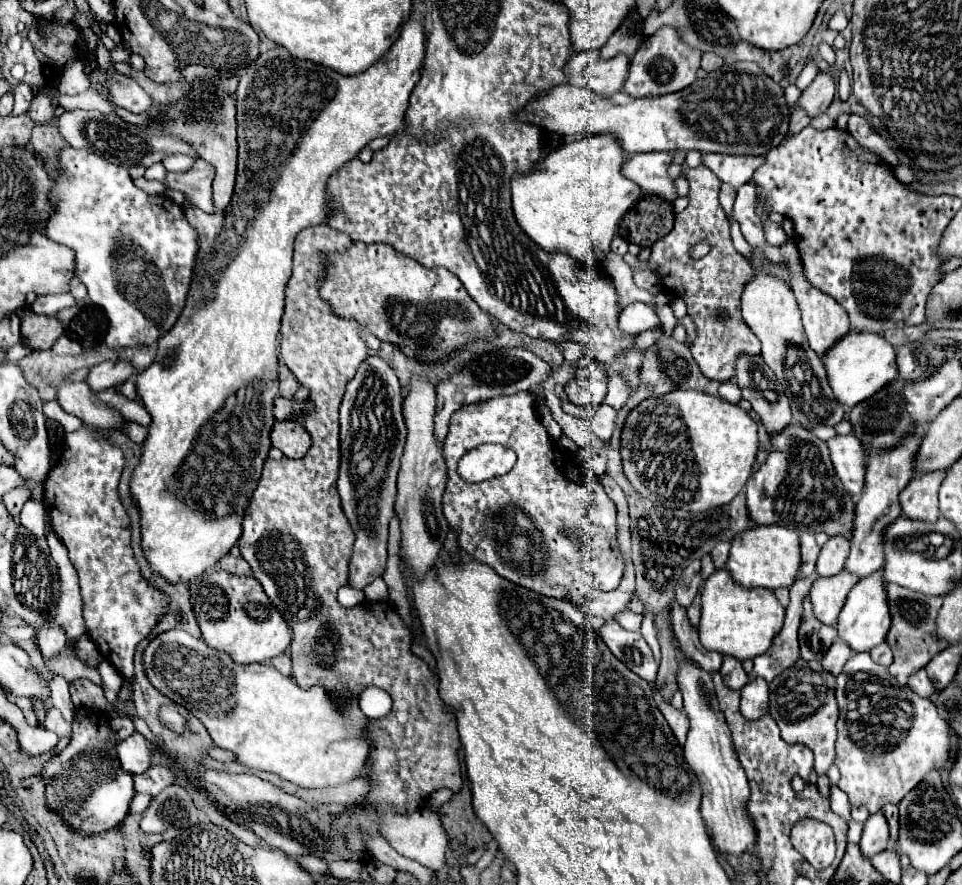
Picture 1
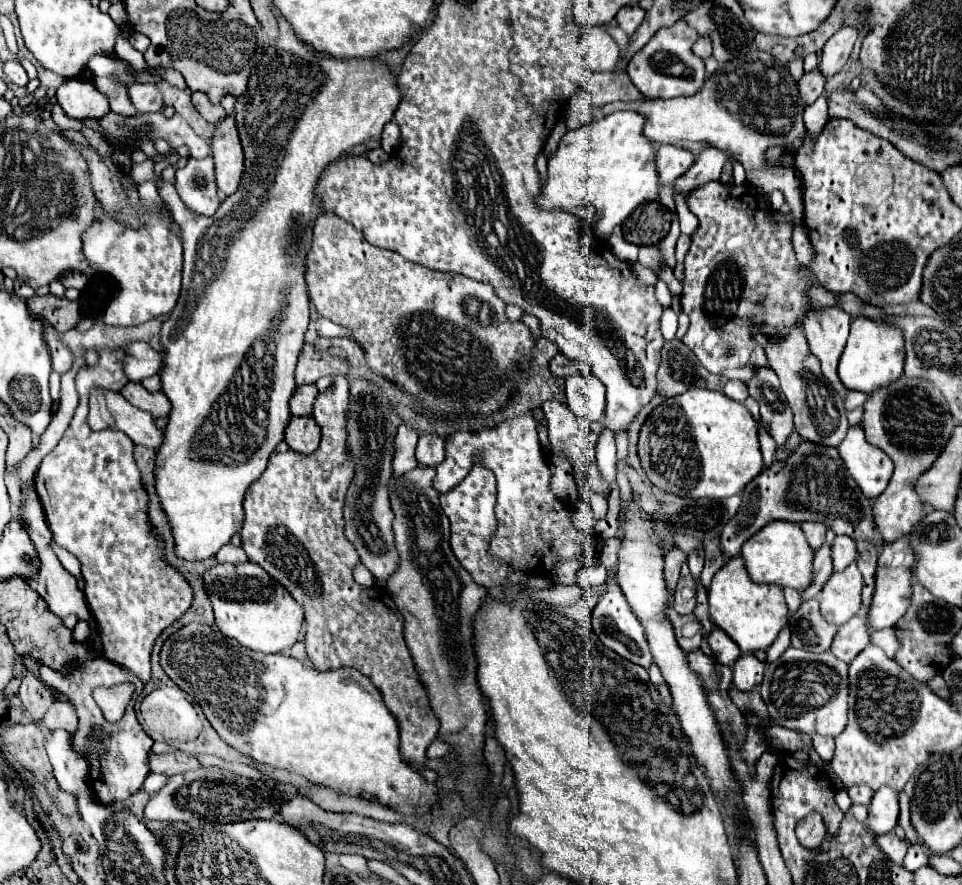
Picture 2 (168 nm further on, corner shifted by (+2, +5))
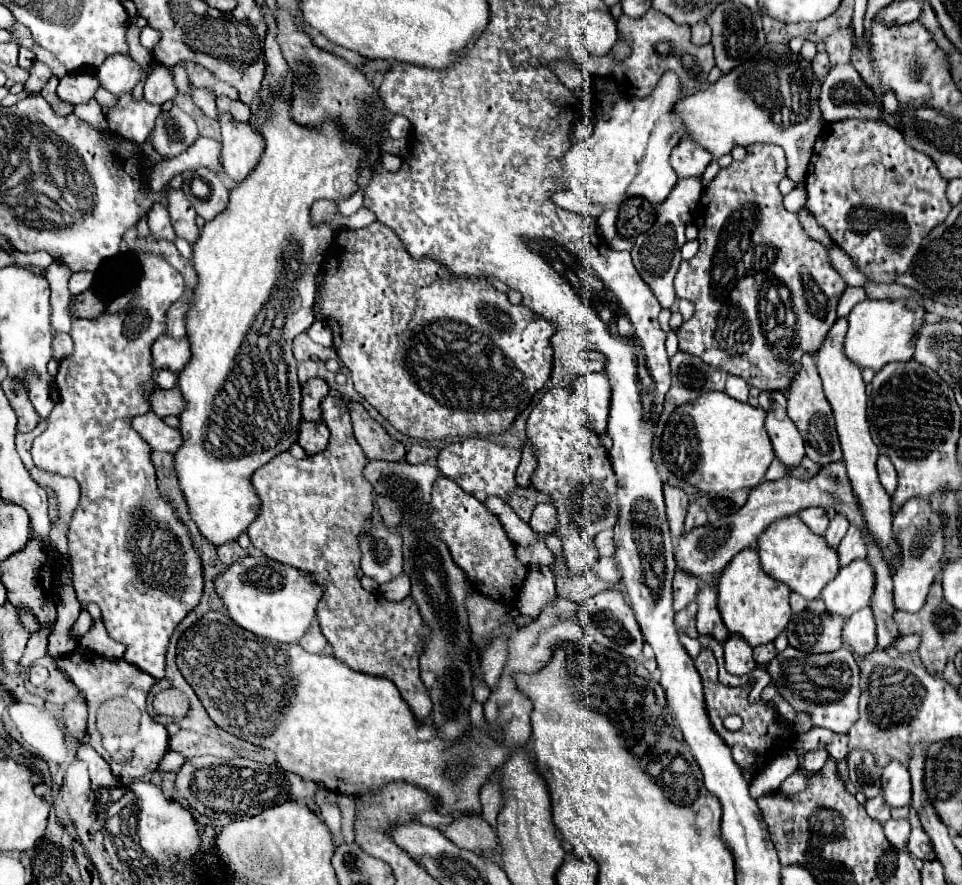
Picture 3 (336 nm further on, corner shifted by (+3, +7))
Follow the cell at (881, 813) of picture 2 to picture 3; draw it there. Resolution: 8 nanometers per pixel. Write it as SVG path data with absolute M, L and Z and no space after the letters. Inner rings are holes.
M892 760L884 768L882 794L892 808L900 808L900 806L910 804L912 784L910 784L910 772L908 772L906 764L898 764L898 760Z

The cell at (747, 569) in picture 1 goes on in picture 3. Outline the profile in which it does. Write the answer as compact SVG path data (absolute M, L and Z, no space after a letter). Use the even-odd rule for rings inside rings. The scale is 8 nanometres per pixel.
M788 516L770 524L770 528L758 540L758 554L762 570L768 576L784 582L788 588L792 588L792 592L798 592L806 600L816 600L824 586L840 570L836 548L830 548L824 536L810 532L810 528L798 516Z

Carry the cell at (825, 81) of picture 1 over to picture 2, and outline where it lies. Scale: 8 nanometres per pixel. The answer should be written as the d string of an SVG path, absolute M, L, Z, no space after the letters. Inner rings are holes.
M841 28L827 40L827 44L823 46L821 60L819 60L819 70L825 78L835 76L845 66L845 62L849 60L849 54L853 50L855 38L857 36L855 36L853 28Z

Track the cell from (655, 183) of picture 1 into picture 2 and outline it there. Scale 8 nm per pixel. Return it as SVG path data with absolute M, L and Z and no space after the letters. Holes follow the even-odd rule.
M659 146L655 150L655 168L659 174L661 186L673 184L685 170L695 162L695 156L689 150L679 146Z

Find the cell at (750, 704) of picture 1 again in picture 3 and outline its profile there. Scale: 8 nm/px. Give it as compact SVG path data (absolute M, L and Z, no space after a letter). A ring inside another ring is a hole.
M728 636L724 644L724 666L730 674L736 676L742 676L756 668L756 662L752 660L752 648L746 644L746 640L742 640L742 636Z

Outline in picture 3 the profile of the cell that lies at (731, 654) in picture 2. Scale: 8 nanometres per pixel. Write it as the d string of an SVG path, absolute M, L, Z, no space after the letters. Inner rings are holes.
M702 582L698 588L698 634L714 636L718 642L726 642L730 632L726 632L726 626L722 624L720 612L716 608L716 584Z

